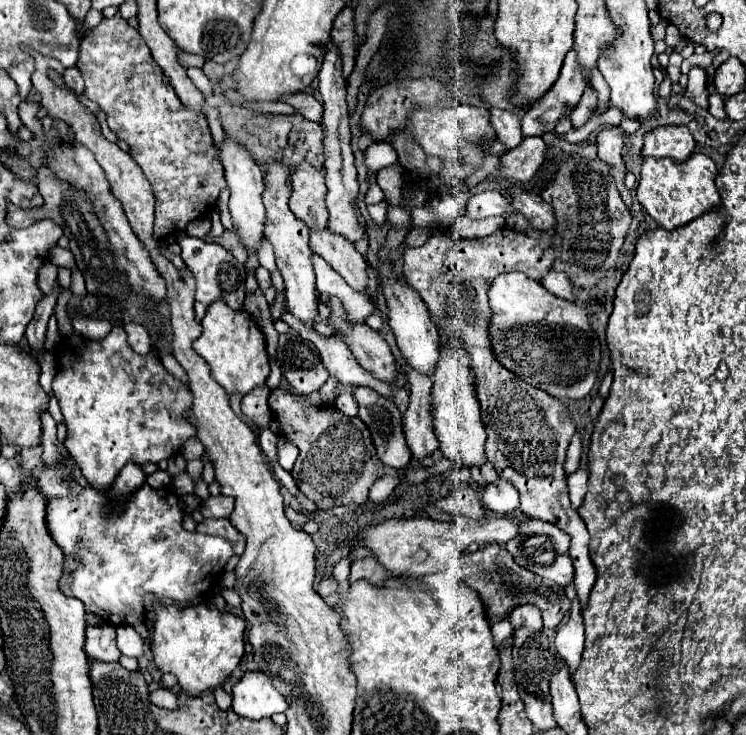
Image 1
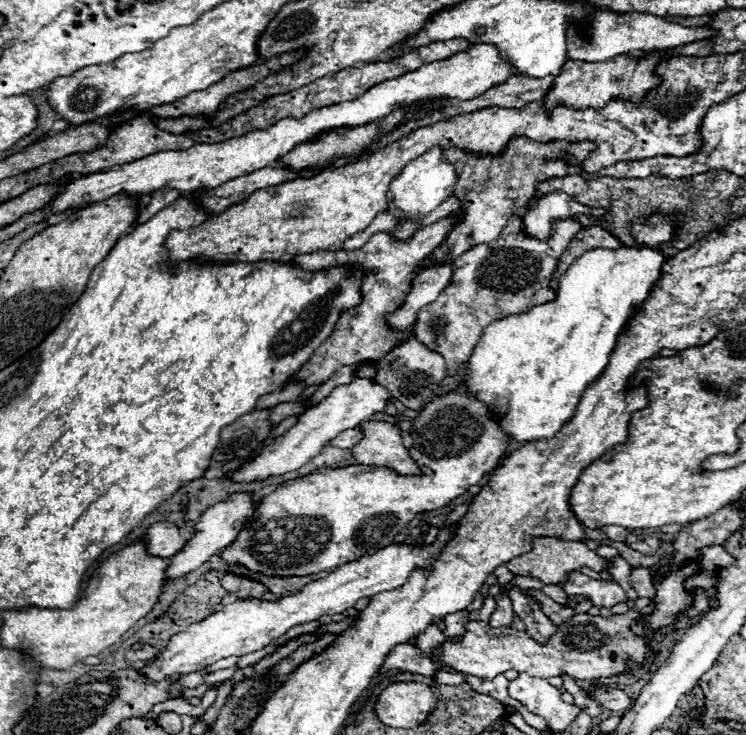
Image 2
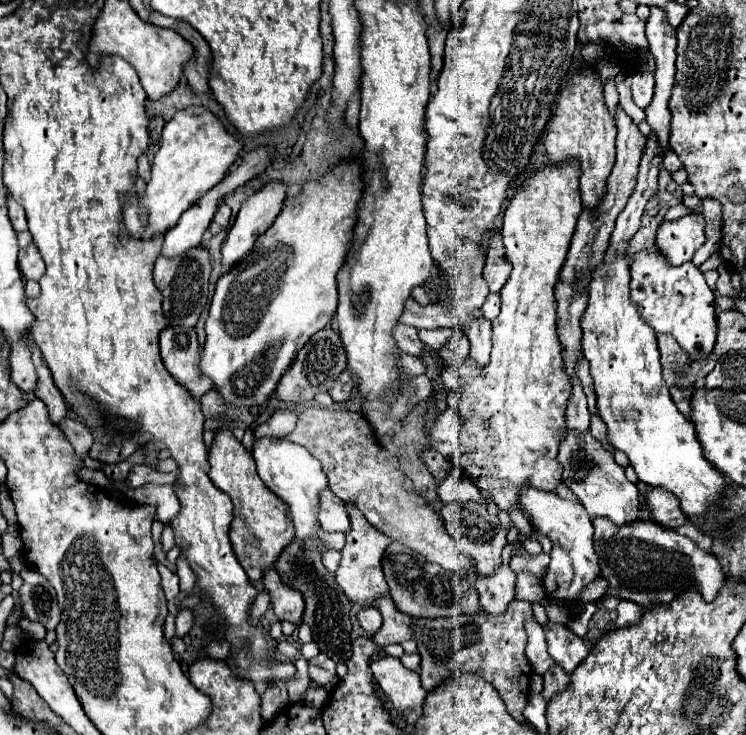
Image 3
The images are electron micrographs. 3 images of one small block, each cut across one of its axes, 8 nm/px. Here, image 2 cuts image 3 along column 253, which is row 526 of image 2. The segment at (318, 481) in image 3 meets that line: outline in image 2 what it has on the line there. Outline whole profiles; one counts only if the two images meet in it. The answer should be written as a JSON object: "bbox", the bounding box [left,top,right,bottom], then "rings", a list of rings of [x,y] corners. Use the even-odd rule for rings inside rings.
{"bbox":[138,526,454,684],"rings":[[[454,526],[442,528],[438,540],[430,546],[412,548],[412,544],[390,544],[368,558],[358,558],[354,562],[348,562],[336,568],[334,572],[330,572],[326,578],[306,584],[294,596],[286,596],[276,602],[248,598],[248,600],[236,600],[232,604],[226,604],[220,612],[208,616],[204,622],[196,622],[188,626],[188,630],[184,630],[182,634],[172,636],[168,646],[160,654],[156,654],[154,660],[144,662],[138,670],[140,674],[144,674],[146,682],[150,684],[156,684],[168,676],[198,672],[220,658],[244,656],[256,652],[296,624],[316,620],[322,614],[340,614],[346,608],[352,608],[360,598],[372,598],[374,594],[394,590],[408,580],[408,574],[414,568],[426,568],[436,560],[444,542],[450,538],[452,528]]]}

